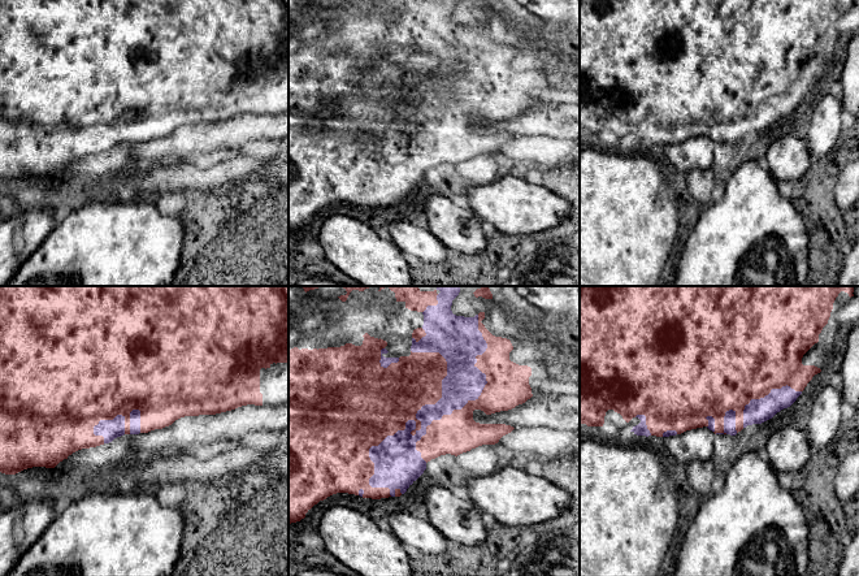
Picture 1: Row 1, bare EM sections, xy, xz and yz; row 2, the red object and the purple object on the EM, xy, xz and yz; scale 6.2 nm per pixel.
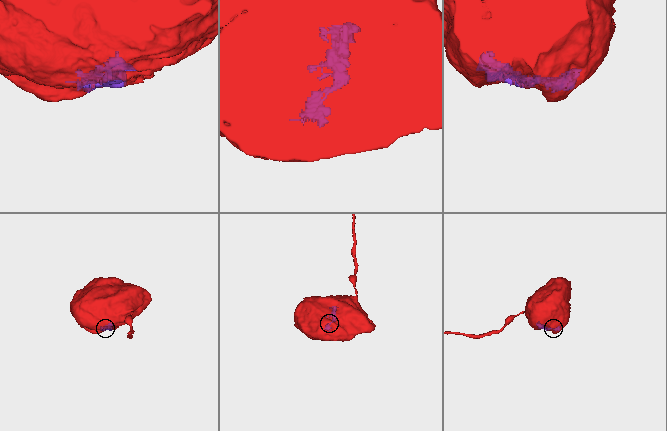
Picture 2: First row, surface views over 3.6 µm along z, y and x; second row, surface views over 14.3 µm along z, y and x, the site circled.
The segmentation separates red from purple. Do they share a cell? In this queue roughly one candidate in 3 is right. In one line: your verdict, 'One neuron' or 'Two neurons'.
One neuron

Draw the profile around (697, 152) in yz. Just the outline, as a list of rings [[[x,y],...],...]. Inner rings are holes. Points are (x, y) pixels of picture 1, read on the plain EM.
[[[707,135],[663,146],[671,172],[681,178],[694,169],[712,168],[716,143]]]

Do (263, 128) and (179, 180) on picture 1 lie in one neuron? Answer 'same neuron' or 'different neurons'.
same neuron

